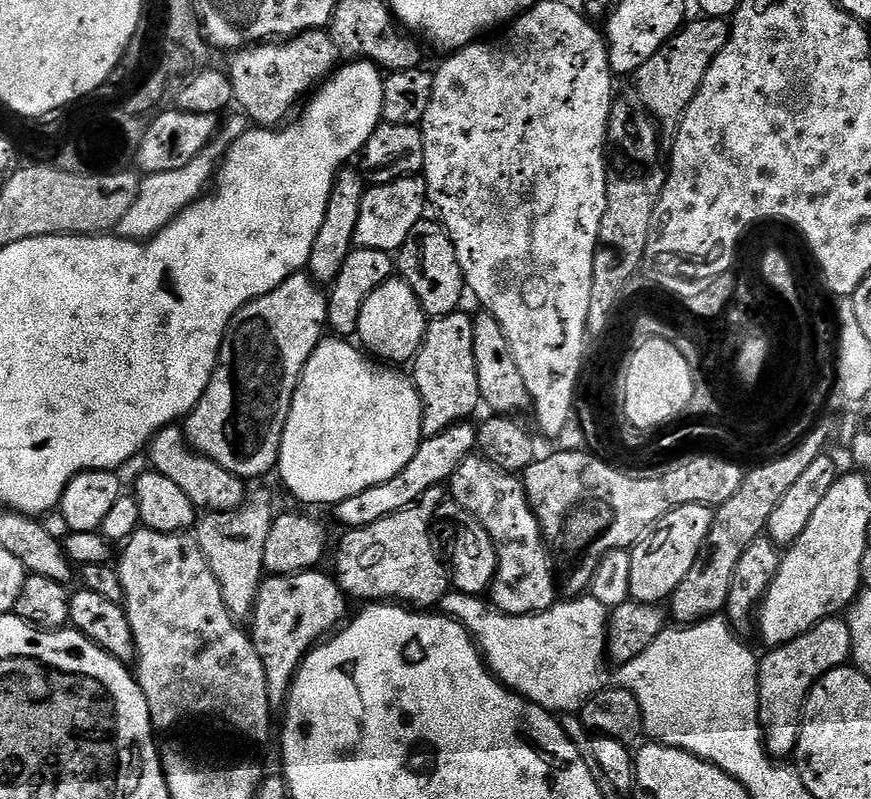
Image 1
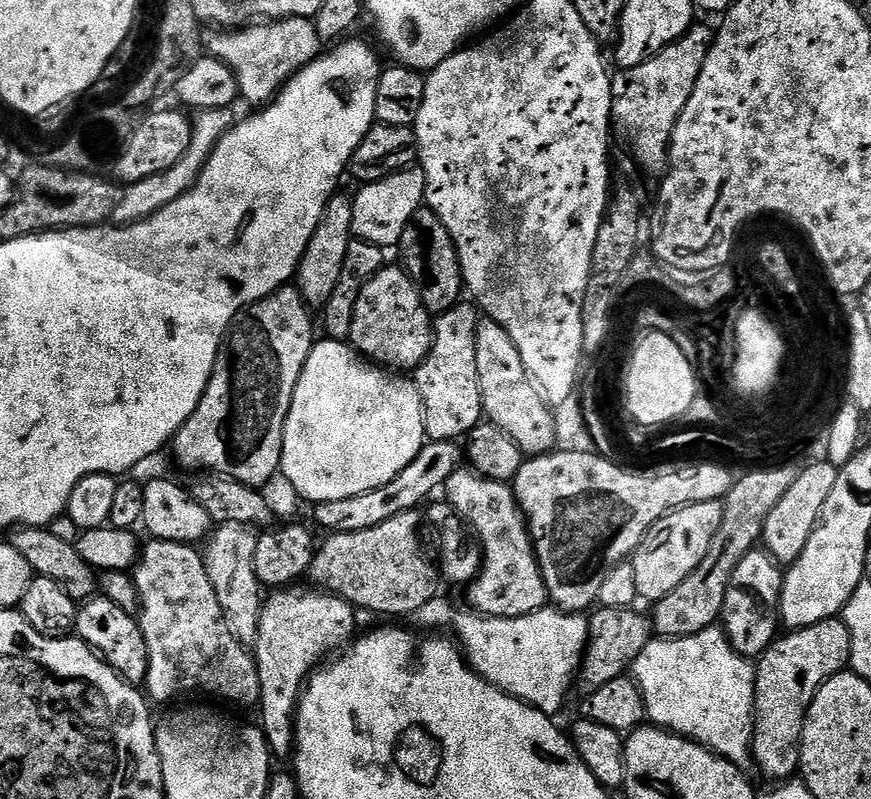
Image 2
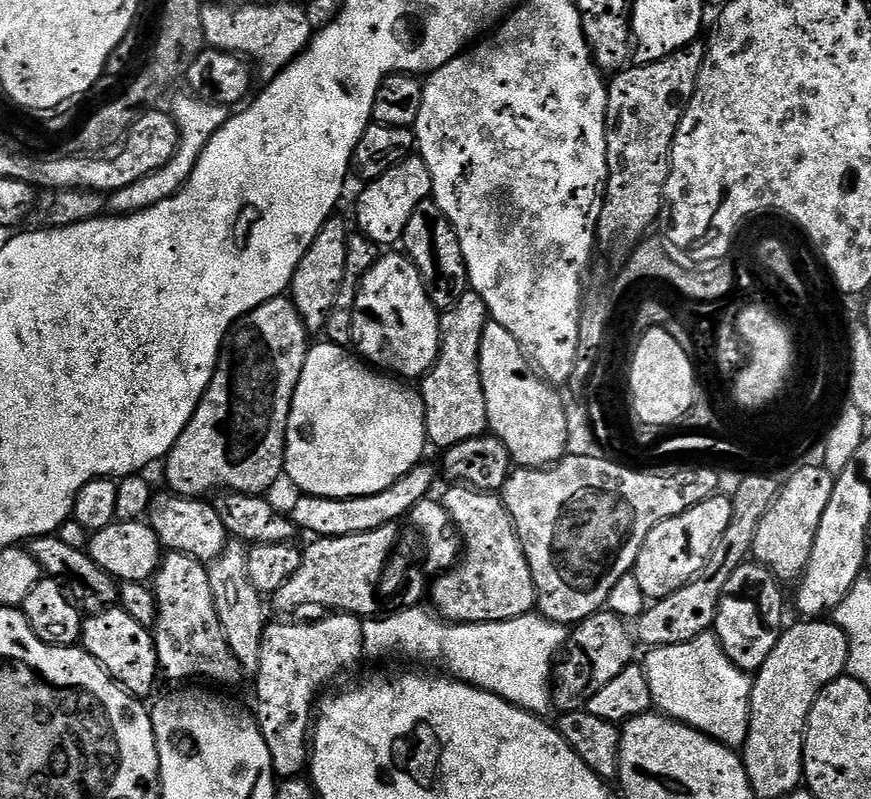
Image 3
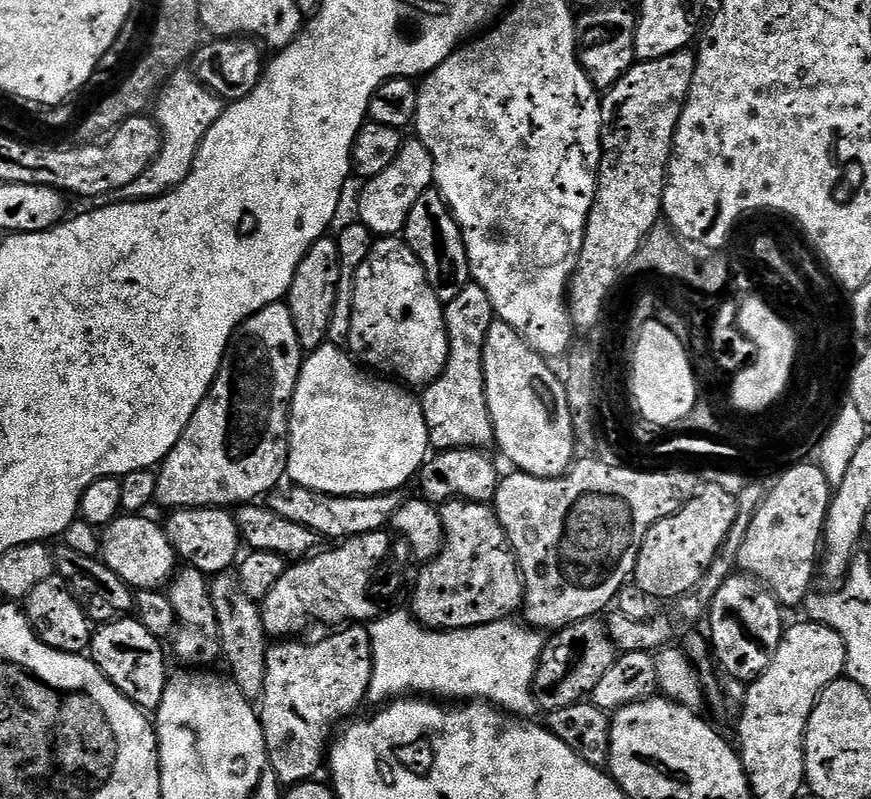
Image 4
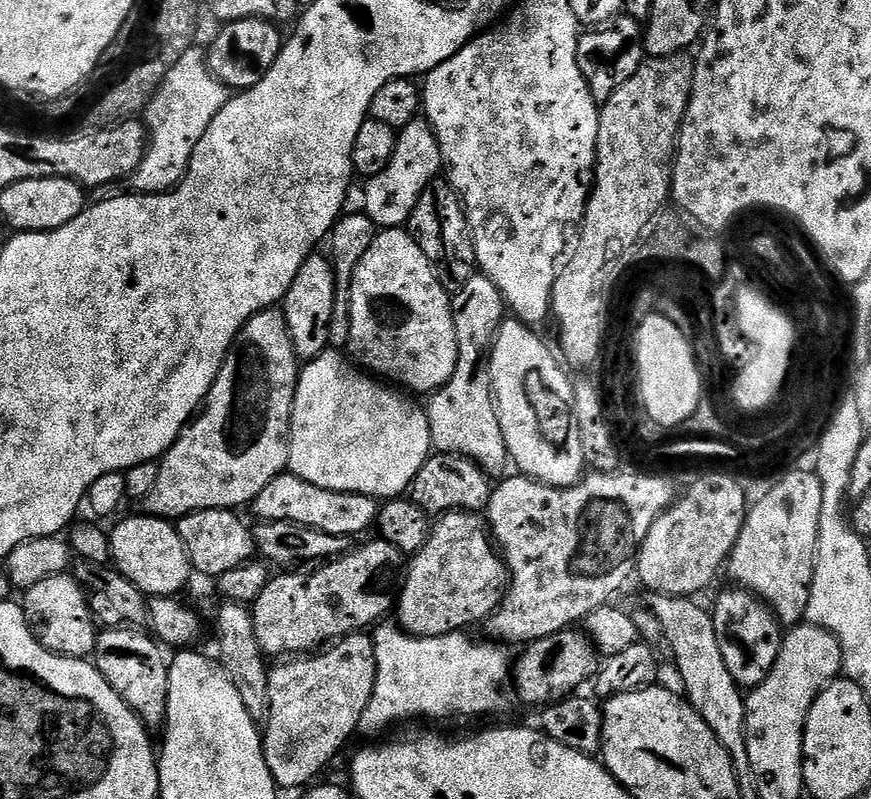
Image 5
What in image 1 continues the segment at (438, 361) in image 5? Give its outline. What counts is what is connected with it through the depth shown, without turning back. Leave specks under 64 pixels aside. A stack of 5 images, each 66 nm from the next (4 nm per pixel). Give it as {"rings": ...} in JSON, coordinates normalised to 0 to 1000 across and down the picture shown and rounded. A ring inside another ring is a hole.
{"rings":[[[451,348],[435,355],[420,373],[420,378],[416,378],[409,421],[419,442],[426,443],[433,452],[459,458],[463,451],[468,453],[476,447],[482,429],[487,426],[488,409],[489,397],[480,373],[467,353]]]}

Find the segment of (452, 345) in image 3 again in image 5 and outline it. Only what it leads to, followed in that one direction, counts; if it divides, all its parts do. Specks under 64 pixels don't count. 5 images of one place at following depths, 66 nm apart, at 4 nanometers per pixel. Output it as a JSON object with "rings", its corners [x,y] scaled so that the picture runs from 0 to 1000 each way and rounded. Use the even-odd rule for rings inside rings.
{"rings":[[[555,343],[540,347],[519,370],[519,397],[521,418],[526,418],[526,456],[517,478],[495,492],[496,502],[489,506],[496,559],[505,568],[540,573],[555,591],[568,593],[586,581],[558,449],[569,414],[581,399],[581,382],[569,354]]]}

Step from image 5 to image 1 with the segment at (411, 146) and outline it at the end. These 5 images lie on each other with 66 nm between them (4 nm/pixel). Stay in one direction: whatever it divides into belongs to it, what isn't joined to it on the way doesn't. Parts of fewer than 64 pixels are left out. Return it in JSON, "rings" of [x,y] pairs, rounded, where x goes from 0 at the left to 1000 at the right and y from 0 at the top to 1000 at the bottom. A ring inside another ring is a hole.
{"rings":[[[481,219],[464,220],[447,230],[434,230],[419,239],[411,263],[408,304],[416,310],[458,317],[471,288],[488,269],[491,234]]]}

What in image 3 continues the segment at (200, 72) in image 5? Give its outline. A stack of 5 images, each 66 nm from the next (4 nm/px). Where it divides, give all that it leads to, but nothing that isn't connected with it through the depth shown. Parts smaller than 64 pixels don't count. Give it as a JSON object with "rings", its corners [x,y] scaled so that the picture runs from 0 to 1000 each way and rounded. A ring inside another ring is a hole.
{"rings":[[[224,118],[215,119],[204,121],[202,131],[195,135],[195,143],[202,149],[207,164],[207,176],[200,198],[195,198],[195,203],[191,203],[186,213],[177,213],[177,218],[168,218],[168,223],[158,223],[154,233],[145,233],[140,238],[127,242],[122,250],[122,260],[127,269],[148,270],[152,265],[168,263],[201,243],[218,223],[232,188],[237,188],[237,178],[241,178],[241,173],[246,173],[248,164],[262,151],[264,140],[258,131],[242,130]]]}

